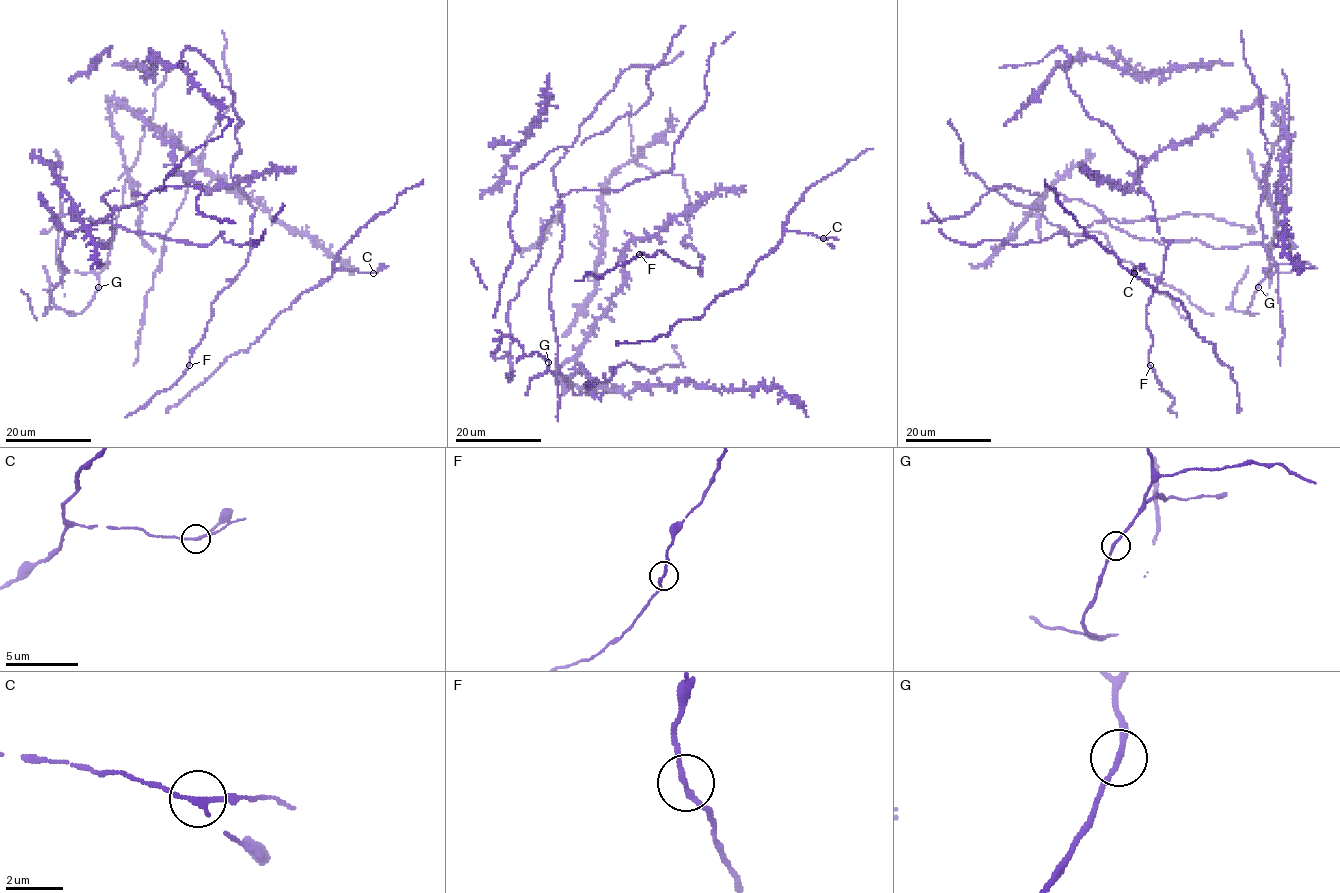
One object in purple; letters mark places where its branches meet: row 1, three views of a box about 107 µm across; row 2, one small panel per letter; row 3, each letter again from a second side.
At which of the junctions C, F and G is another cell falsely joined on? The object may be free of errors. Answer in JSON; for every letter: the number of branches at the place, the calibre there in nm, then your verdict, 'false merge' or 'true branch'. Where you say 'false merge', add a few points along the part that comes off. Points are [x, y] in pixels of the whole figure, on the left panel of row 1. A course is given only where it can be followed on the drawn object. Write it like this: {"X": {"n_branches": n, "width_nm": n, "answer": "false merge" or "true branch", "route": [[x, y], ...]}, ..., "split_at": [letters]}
{"C": {"n_branches": 2, "width_nm": 180, "answer": "true branch"}, "F": {"n_branches": 2, "width_nm": 180, "answer": "true branch"}, "G": {"n_branches": 2, "width_nm": 180, "answer": "true branch"}, "split_at": []}

